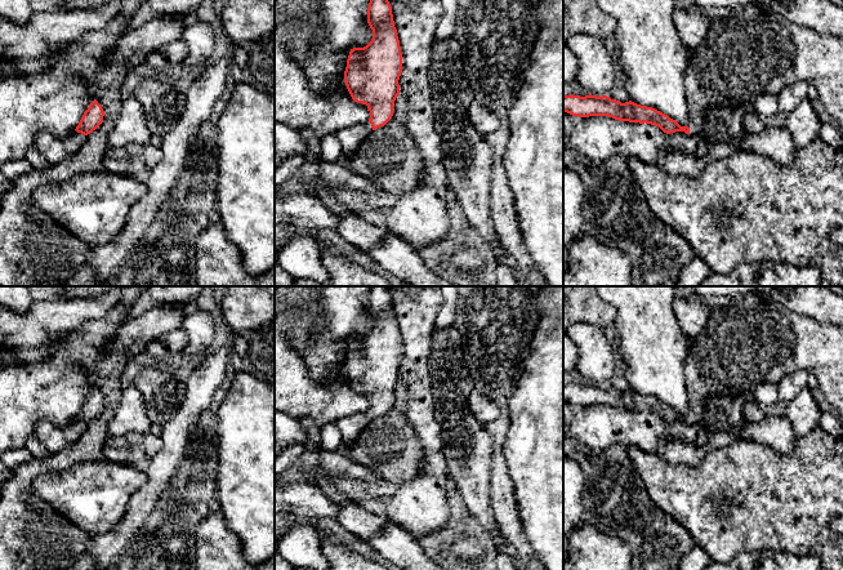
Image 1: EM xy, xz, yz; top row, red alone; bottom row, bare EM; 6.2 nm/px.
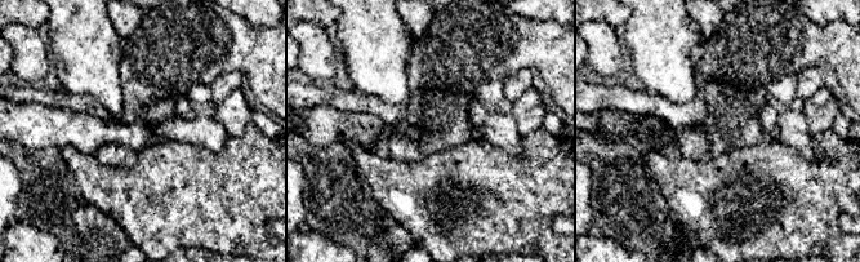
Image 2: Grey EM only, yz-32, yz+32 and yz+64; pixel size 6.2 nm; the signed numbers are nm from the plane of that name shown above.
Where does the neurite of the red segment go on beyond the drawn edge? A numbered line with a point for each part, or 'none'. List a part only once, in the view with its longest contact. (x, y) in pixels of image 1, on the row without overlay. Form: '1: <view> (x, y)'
1: xz (349, 427)

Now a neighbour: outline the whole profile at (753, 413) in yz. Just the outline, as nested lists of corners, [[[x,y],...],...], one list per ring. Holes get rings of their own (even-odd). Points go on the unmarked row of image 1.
[[[746,398],[744,405],[744,418],[746,422],[757,423],[764,418],[764,413],[762,411],[759,404],[753,398]]]

